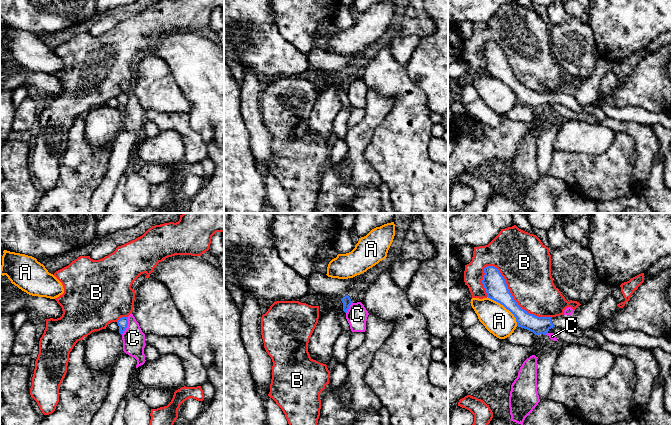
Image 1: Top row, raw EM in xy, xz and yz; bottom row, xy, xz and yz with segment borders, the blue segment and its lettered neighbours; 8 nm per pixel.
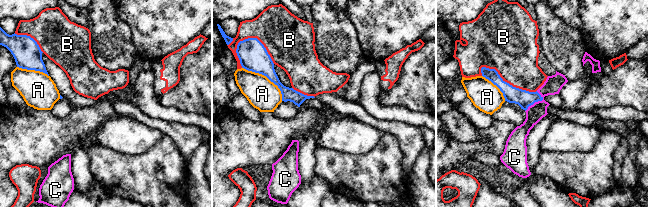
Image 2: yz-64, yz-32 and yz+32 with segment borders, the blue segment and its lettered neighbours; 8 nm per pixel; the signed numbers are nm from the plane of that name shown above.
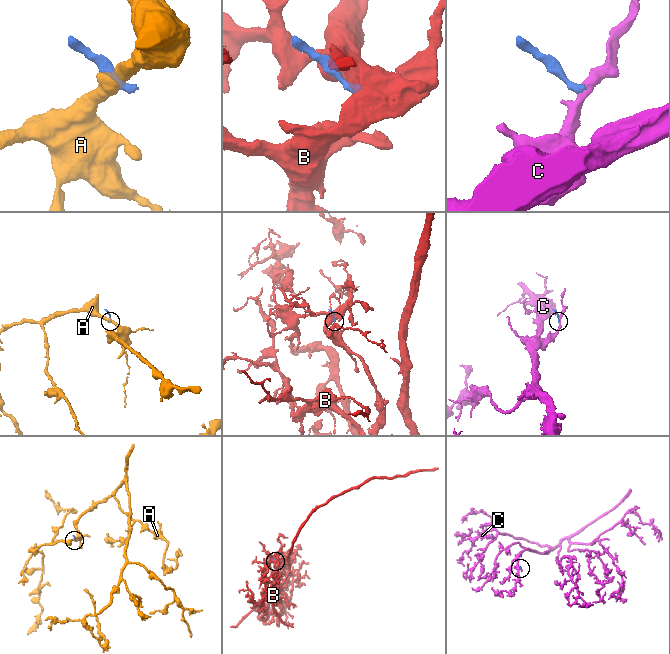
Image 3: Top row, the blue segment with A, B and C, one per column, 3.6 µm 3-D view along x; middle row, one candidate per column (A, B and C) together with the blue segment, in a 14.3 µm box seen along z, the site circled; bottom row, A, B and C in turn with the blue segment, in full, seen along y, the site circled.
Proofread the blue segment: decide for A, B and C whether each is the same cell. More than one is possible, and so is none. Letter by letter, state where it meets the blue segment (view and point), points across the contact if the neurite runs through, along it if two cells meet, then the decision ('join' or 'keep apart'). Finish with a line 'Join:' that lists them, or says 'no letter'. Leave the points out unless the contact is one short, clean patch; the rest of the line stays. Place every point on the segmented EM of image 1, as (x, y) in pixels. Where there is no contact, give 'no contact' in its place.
A: meets blue in yz at (505, 307); border along yz (487, 297), (502, 304), (513, 315), (517, 325); keep apart
B: meets blue in yz at (512, 296); keep apart
C: meets blue in xy at (126, 326); border along xy (128, 317), (126, 329), (121, 334); keep apart
Join: no letter

